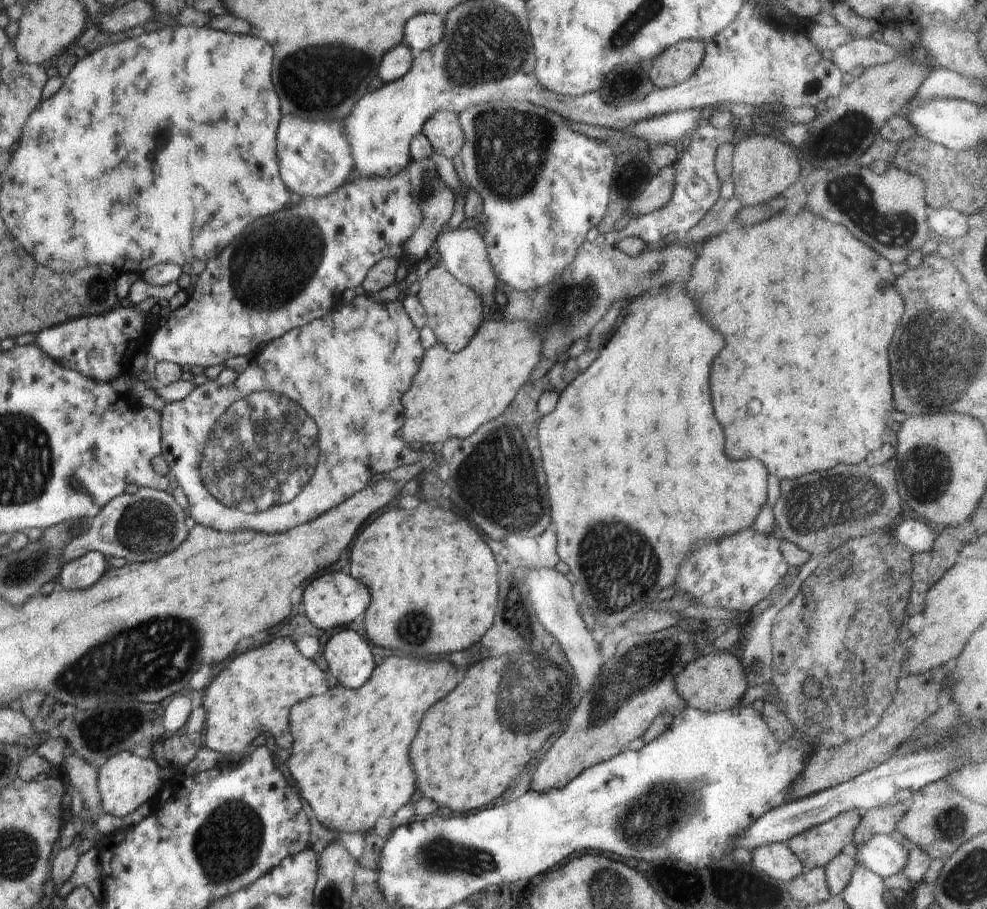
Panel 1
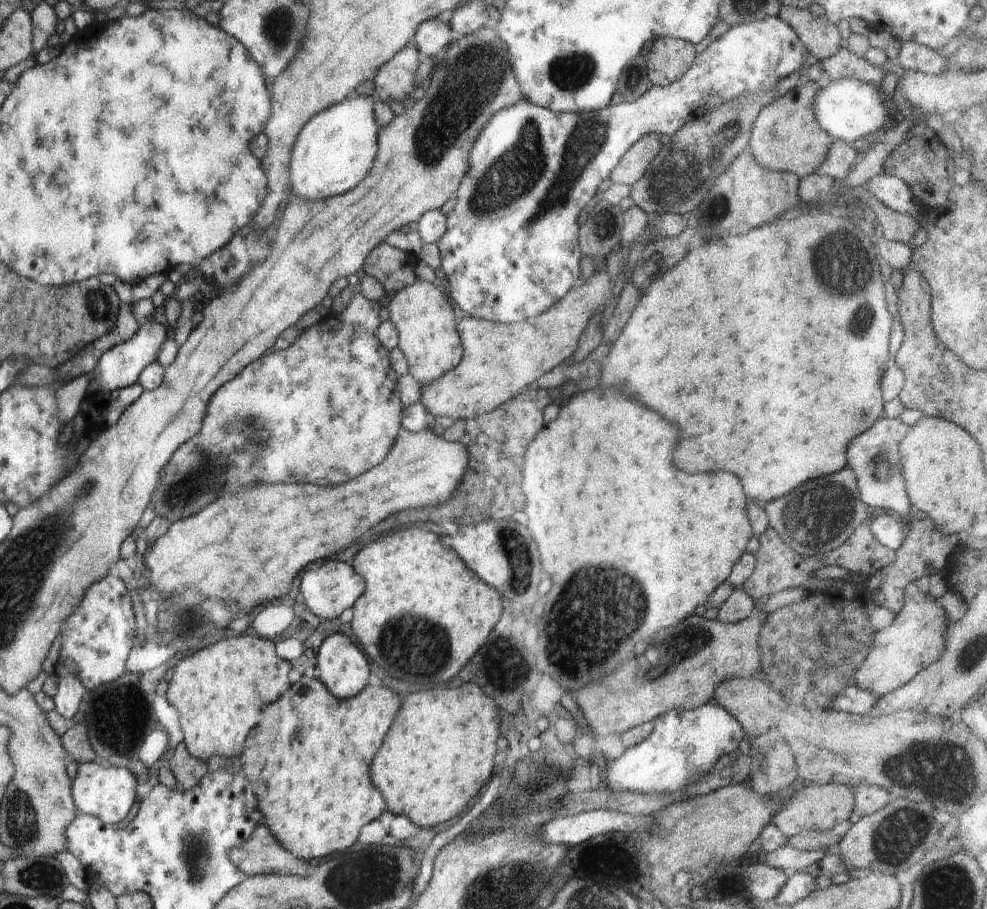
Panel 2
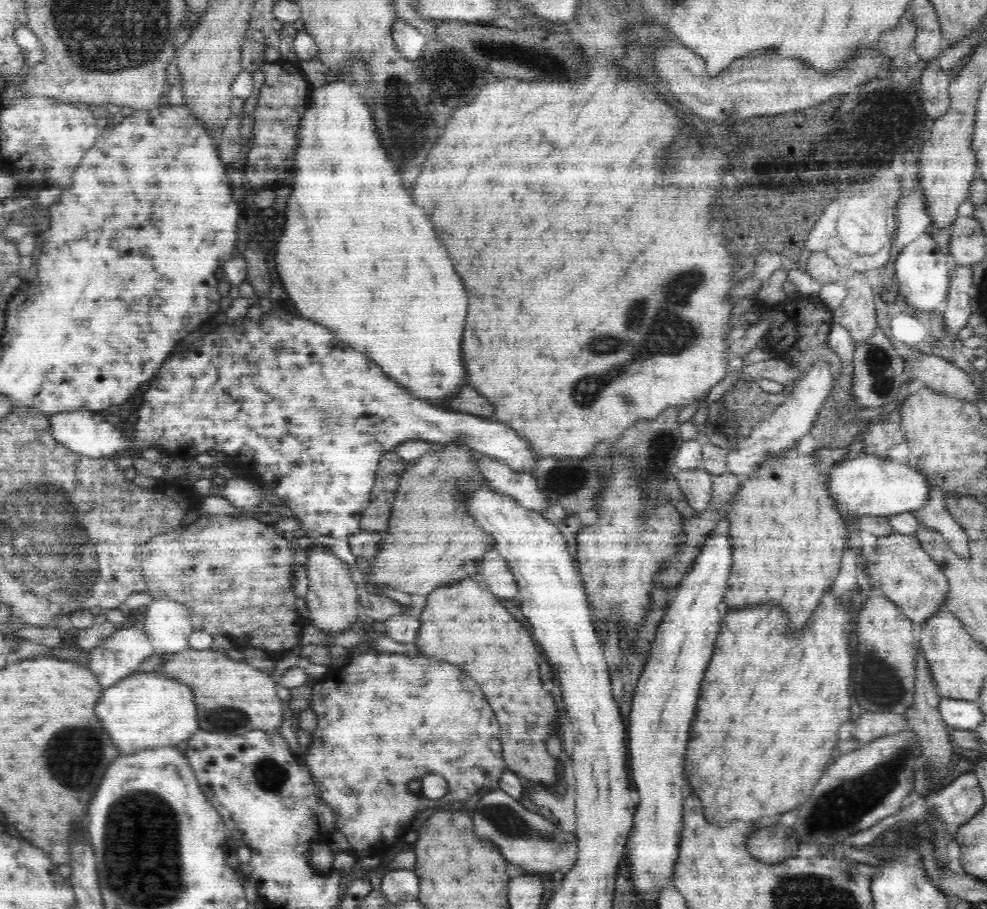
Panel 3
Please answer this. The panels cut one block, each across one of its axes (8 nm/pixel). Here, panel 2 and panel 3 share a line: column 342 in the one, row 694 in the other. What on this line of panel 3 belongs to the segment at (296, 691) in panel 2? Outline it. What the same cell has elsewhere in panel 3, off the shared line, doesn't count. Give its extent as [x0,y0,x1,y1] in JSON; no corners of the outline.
[686,592,850,822]

